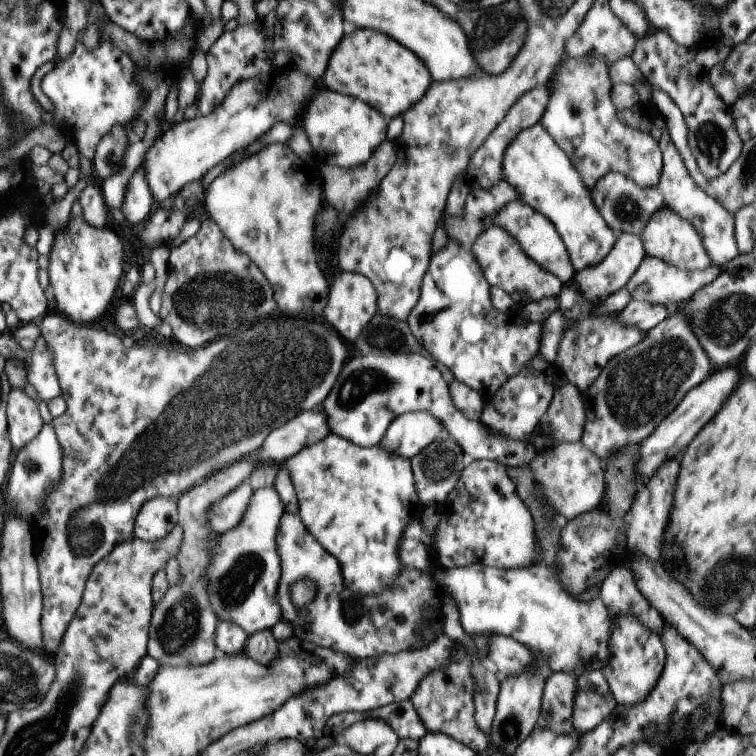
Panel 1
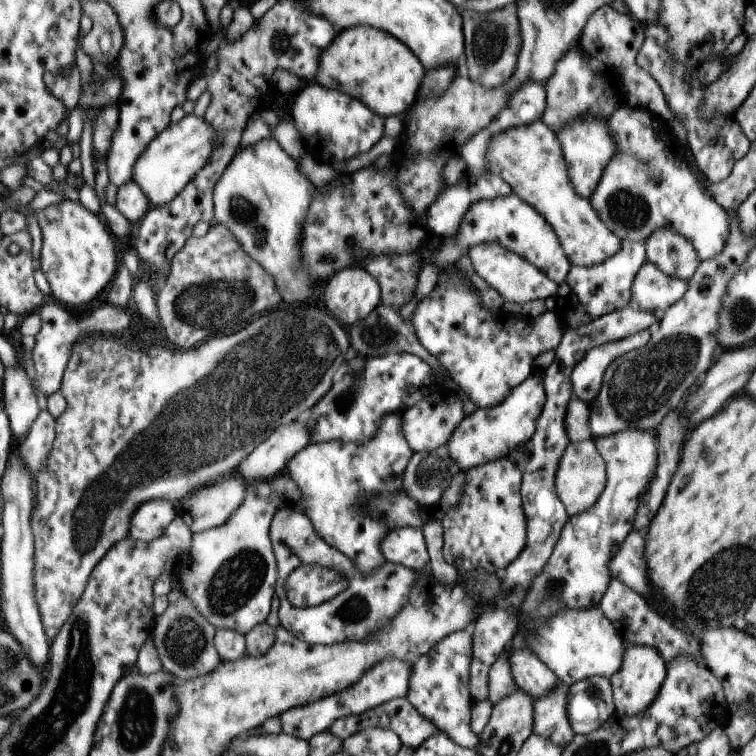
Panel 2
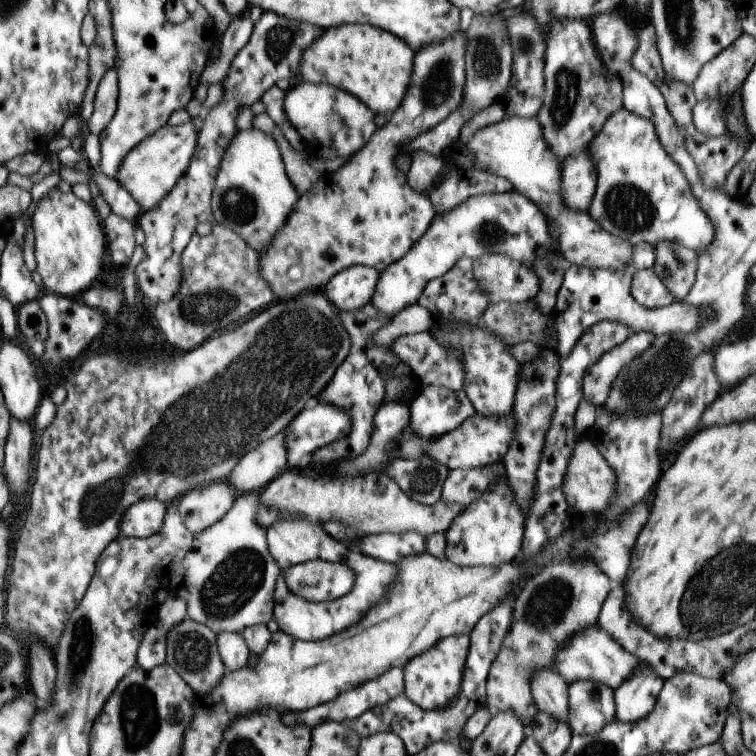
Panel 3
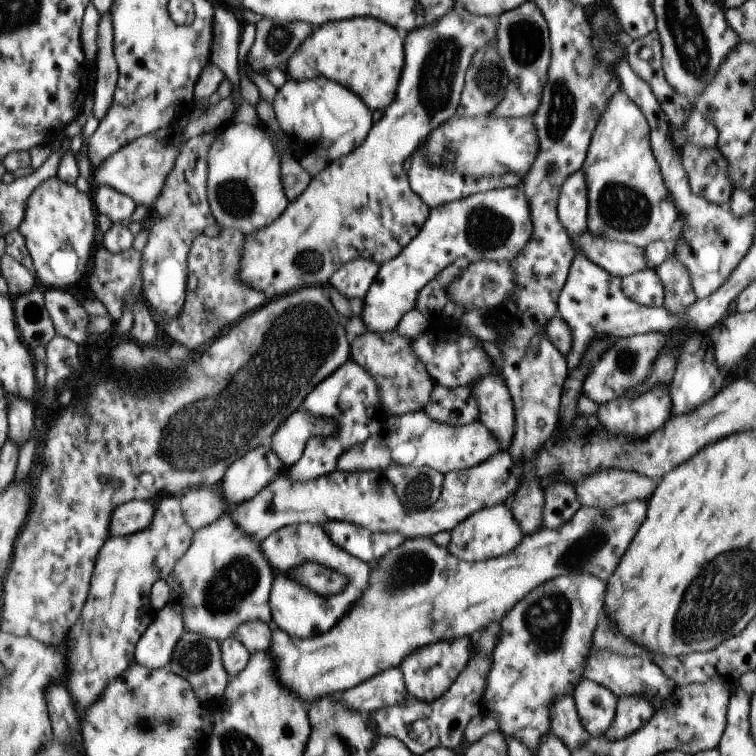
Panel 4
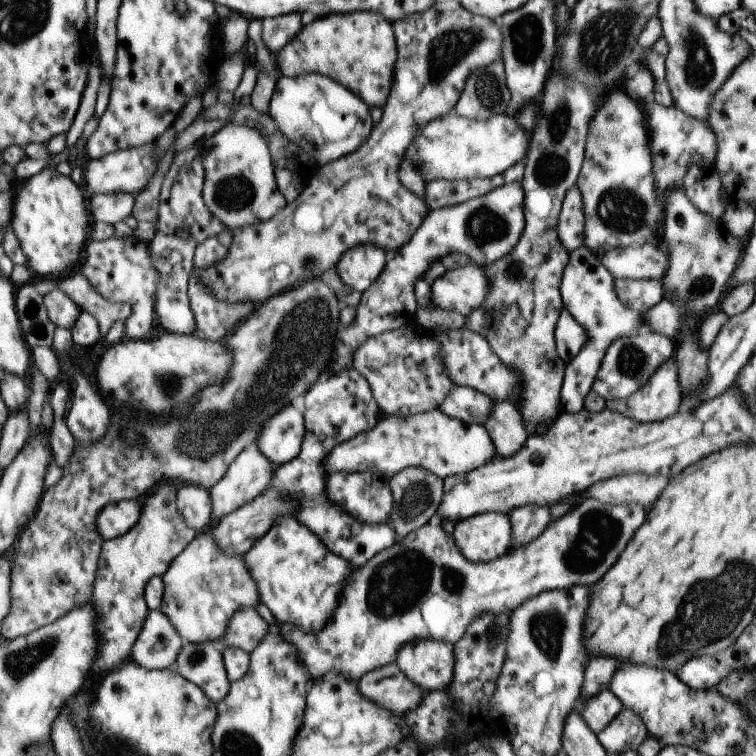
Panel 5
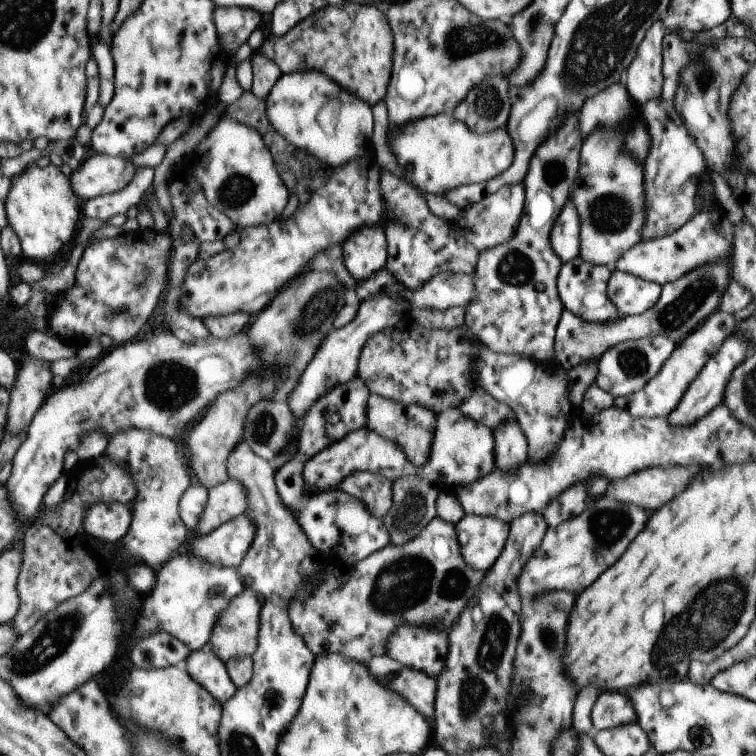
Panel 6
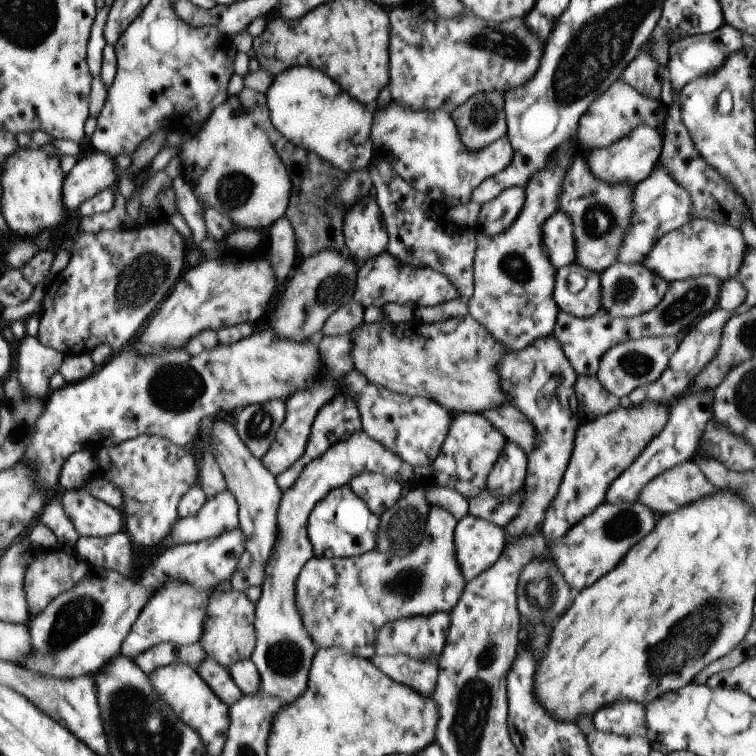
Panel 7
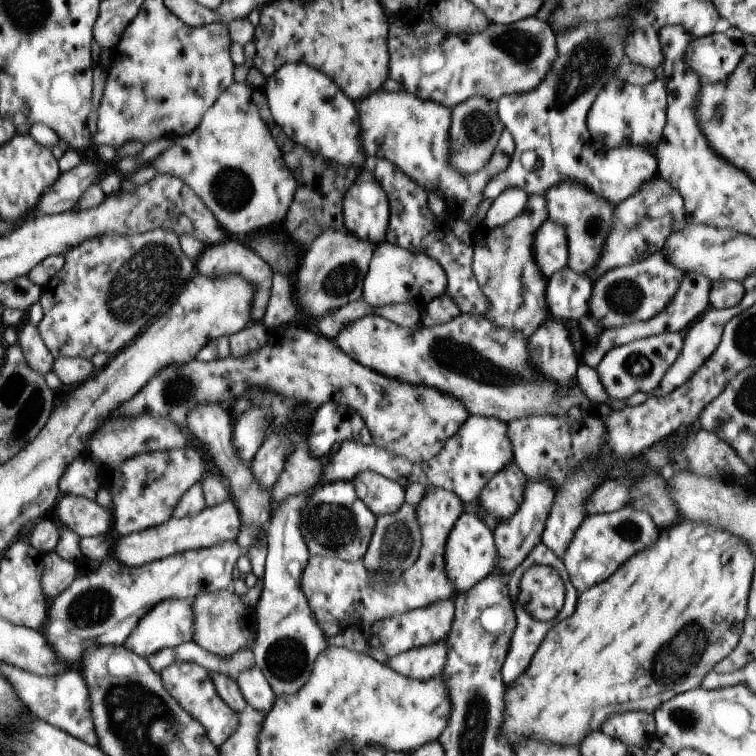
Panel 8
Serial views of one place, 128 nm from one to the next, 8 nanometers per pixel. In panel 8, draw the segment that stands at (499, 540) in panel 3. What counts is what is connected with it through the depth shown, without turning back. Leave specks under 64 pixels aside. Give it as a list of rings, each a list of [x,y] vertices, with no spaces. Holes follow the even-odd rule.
[[[464,513],[454,522],[448,532],[443,560],[447,580],[450,582],[453,597],[469,590],[475,583],[485,578],[495,569],[496,548],[493,533],[486,524],[472,514]]]

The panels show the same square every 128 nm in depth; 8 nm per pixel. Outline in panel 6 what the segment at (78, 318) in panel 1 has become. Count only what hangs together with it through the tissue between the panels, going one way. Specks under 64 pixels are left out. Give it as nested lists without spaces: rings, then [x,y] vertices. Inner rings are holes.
[[[51,163],[43,168],[37,165],[27,166],[9,180],[4,211],[9,228],[19,239],[21,258],[43,264],[46,268],[73,242],[77,221],[82,216],[80,204],[70,191],[68,178],[61,173],[58,166]]]

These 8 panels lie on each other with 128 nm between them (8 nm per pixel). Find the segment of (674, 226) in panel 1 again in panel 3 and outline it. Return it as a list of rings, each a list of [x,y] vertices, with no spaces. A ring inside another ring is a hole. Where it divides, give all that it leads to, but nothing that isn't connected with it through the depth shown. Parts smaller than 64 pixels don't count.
[[[659,241],[653,248],[651,269],[674,300],[681,301],[694,281],[696,252],[671,241]]]

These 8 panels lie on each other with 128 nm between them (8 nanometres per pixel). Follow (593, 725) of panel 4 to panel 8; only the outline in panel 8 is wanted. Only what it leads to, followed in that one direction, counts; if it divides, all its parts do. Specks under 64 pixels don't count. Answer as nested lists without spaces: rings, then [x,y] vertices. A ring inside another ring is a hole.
[[[623,711],[611,715],[599,728],[603,735],[639,748],[645,748],[655,738],[655,731],[654,716],[643,711]]]

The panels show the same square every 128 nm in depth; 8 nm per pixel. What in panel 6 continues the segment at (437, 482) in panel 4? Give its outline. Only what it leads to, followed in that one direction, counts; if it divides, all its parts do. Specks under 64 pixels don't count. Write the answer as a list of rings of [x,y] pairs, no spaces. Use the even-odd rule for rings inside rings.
[[[404,476],[392,481],[391,508],[380,518],[388,532],[390,543],[401,546],[414,539],[421,529],[433,518],[435,514],[435,498],[439,487],[421,477]]]

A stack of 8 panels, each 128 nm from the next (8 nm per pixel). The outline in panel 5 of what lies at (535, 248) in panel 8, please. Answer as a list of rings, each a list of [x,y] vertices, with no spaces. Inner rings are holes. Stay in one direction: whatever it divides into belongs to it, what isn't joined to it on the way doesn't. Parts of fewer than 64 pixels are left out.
[[[573,185],[564,194],[560,204],[556,233],[558,241],[568,254],[583,246],[584,216],[579,189]]]

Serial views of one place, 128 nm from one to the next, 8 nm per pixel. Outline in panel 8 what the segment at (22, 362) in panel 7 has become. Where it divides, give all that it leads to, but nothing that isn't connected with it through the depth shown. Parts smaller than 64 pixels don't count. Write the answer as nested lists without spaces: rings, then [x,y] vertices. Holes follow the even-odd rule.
[[[24,320],[16,329],[17,341],[24,354],[24,358],[36,370],[36,373],[43,375],[51,370],[53,358],[47,347],[43,344],[37,327]]]

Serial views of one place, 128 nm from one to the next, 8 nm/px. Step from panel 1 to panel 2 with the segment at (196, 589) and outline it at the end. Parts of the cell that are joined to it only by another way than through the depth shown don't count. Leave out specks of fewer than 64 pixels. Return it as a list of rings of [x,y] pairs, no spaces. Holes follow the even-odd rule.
[[[181,593],[175,603],[168,604],[162,614],[154,617],[150,632],[162,668],[177,679],[194,679],[209,674],[220,661],[214,647],[214,629]]]

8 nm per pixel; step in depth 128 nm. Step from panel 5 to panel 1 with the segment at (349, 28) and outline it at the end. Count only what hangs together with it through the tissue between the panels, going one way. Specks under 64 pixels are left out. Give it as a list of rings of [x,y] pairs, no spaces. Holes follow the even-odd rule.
[[[353,30],[343,36],[329,56],[318,85],[330,91],[353,96],[389,120],[411,108],[430,85],[432,78],[426,66],[410,50],[375,30]]]

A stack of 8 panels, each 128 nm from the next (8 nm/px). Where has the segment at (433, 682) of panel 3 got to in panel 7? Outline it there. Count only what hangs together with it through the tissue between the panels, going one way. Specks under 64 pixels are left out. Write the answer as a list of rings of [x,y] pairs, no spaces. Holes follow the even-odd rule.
[[[443,611],[425,617],[405,617],[386,622],[376,632],[374,654],[379,656],[404,654],[416,659],[437,659],[446,641],[448,624],[449,615]]]

